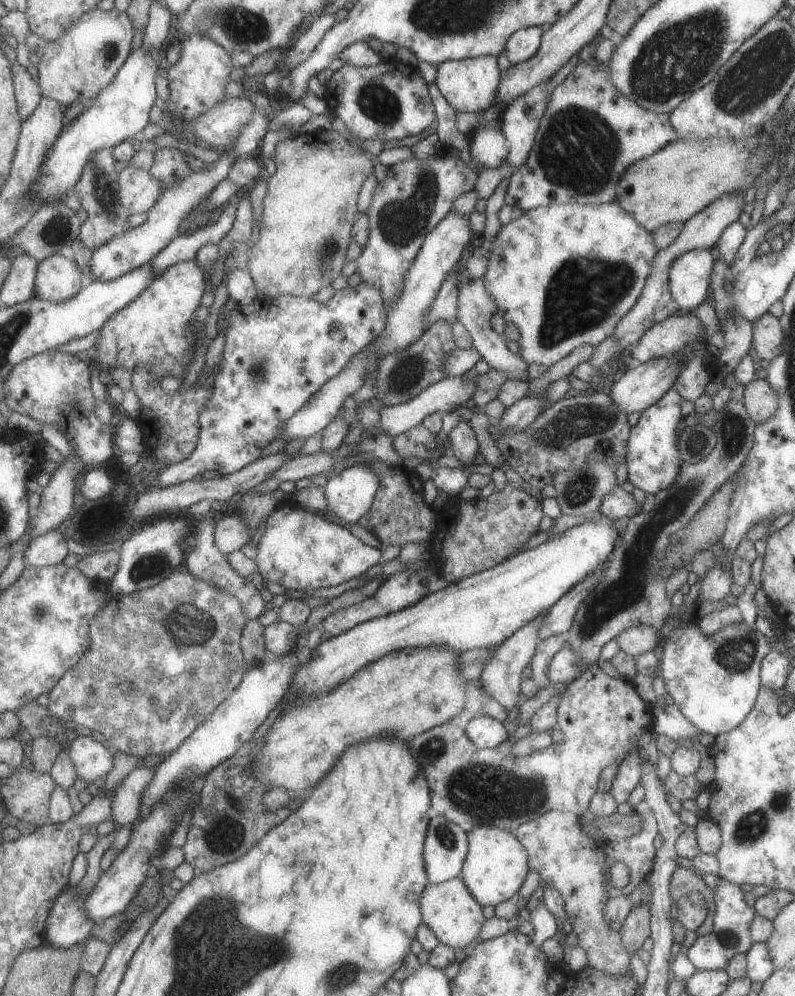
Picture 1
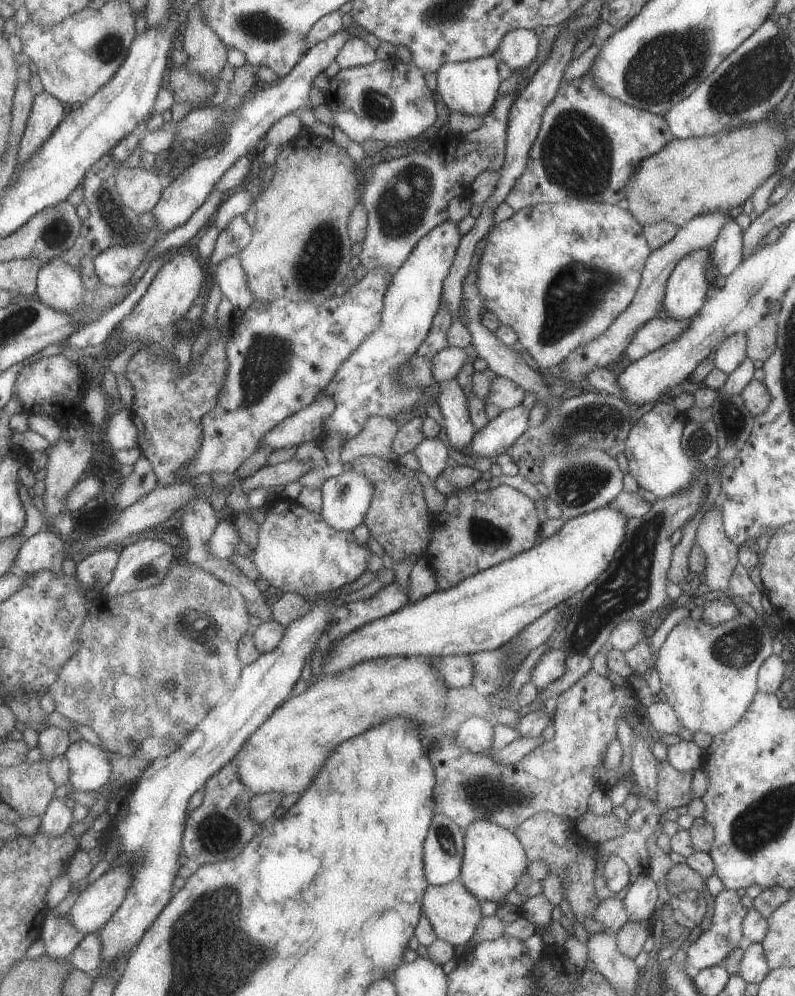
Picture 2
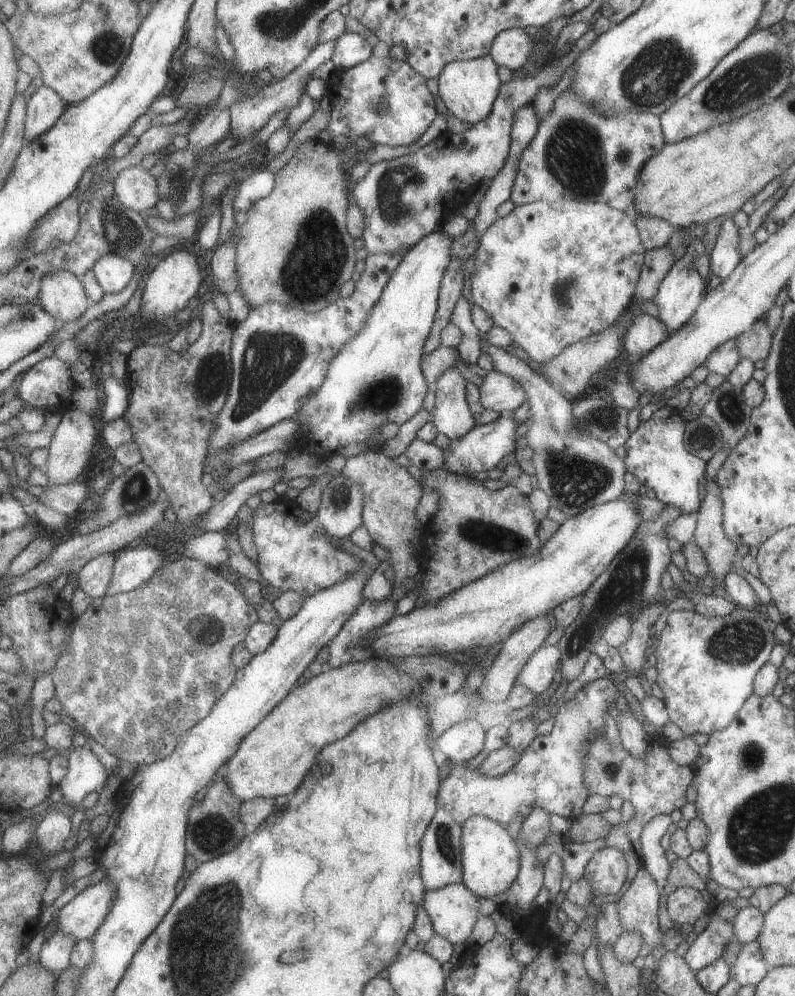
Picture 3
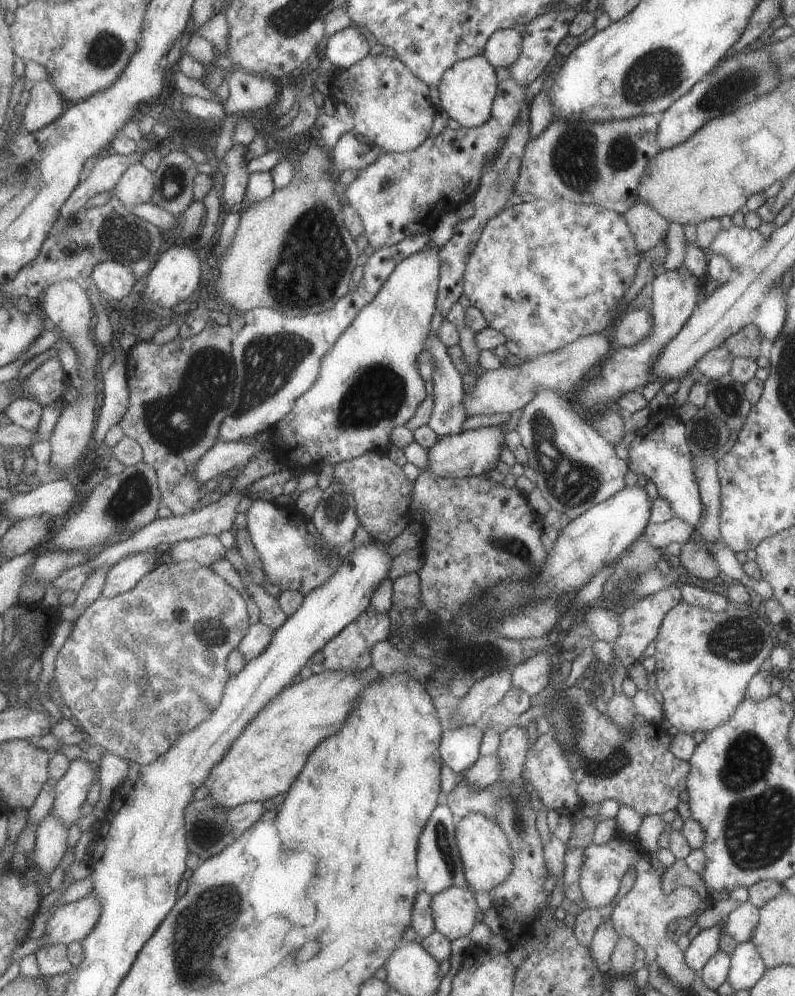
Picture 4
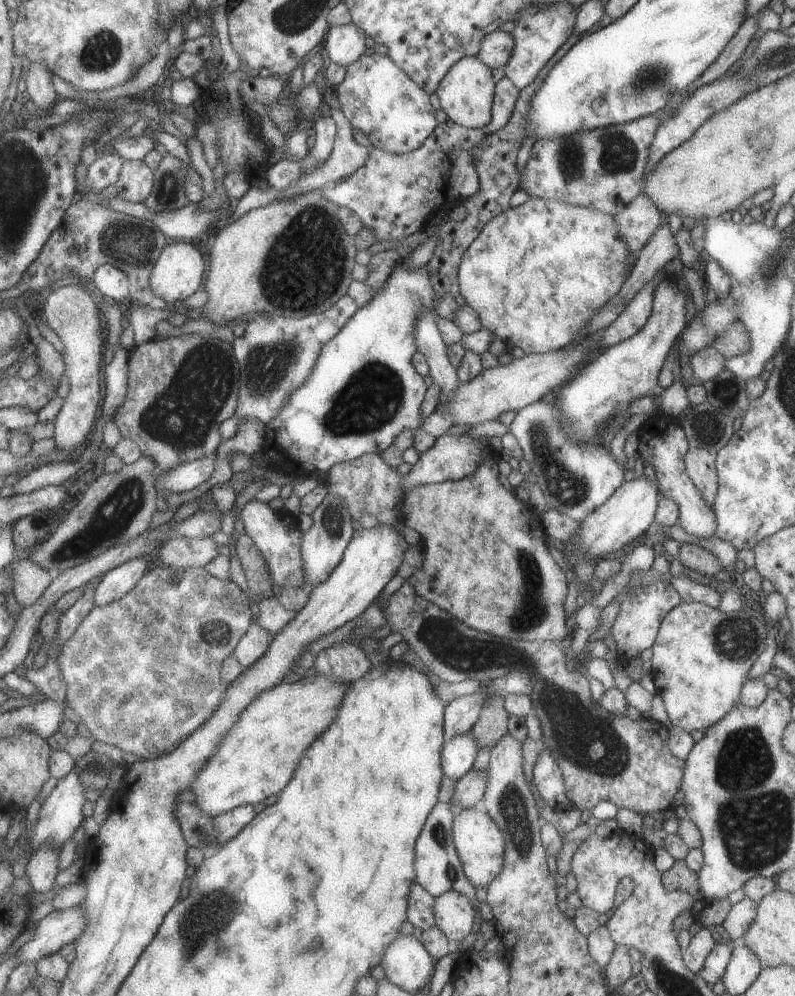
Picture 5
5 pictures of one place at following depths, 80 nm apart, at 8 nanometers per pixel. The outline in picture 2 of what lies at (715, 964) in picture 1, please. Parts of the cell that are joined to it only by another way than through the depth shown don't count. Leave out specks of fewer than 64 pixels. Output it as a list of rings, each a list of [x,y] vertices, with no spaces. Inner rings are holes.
[[[724,888],[716,894],[708,930],[701,932],[697,939],[691,940],[691,945],[685,950],[687,966],[693,972],[721,966],[734,949],[745,945],[741,925],[746,912],[733,889]]]

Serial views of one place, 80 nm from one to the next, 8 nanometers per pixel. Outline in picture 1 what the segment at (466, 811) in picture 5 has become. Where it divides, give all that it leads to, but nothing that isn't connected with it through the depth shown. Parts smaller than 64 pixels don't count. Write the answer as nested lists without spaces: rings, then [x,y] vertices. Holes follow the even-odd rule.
[[[475,826],[466,833],[467,854],[461,868],[461,881],[477,903],[495,907],[514,897],[523,884],[528,870],[528,855],[512,833],[493,826]]]

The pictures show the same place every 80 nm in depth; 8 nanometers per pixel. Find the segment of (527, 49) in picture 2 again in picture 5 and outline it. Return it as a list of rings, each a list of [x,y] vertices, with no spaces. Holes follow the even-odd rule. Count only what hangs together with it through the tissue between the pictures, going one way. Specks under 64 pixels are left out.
[[[499,29],[486,34],[480,42],[476,57],[490,69],[505,66],[514,48],[514,38],[511,33]]]

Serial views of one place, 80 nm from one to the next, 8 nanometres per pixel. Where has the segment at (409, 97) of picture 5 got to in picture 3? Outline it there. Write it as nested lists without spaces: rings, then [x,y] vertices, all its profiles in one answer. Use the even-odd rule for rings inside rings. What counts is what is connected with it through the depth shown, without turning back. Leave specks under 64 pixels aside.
[[[371,55],[347,70],[335,68],[325,83],[325,95],[330,102],[330,118],[325,130],[331,138],[341,134],[351,141],[366,138],[375,145],[407,146],[425,132],[437,115],[425,78],[407,61]]]

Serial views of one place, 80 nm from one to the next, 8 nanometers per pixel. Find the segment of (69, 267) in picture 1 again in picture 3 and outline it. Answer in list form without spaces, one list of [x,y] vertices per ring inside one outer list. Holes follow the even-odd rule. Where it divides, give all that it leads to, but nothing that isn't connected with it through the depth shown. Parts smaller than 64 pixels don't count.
[[[69,271],[49,273],[42,282],[38,301],[61,325],[74,322],[92,303],[82,280]]]

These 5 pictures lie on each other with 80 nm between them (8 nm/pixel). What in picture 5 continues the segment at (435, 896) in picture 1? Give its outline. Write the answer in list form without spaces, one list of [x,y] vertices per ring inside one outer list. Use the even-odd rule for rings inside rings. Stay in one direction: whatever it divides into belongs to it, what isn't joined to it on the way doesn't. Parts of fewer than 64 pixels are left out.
[[[454,890],[434,897],[434,925],[452,945],[472,931],[473,905],[470,899]]]

